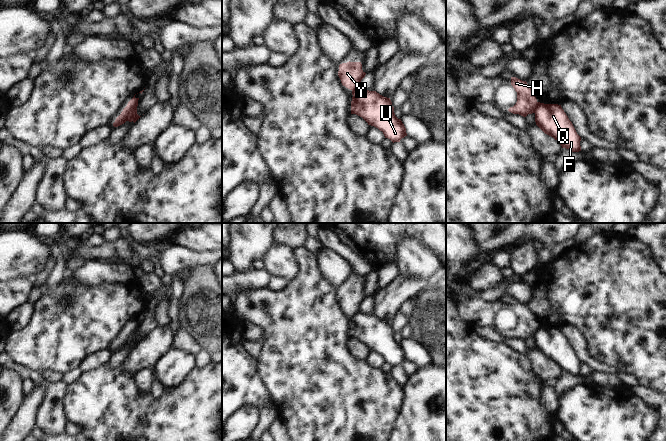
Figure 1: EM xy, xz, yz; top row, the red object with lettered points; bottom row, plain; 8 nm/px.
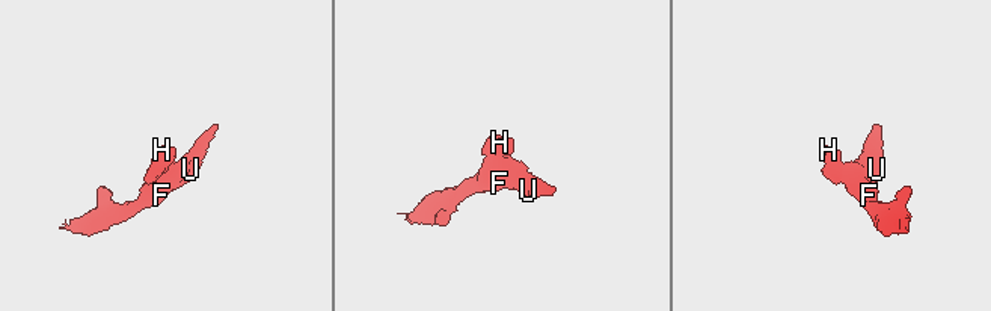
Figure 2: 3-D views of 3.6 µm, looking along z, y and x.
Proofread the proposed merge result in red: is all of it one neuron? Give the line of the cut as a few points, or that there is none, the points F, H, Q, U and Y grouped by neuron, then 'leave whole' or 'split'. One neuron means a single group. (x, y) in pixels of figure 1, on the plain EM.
xy (137, 327), (115, 350) | F Q U / H Y | split

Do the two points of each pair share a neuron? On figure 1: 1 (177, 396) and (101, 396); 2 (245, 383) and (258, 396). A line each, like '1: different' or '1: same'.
1: same
2: same

